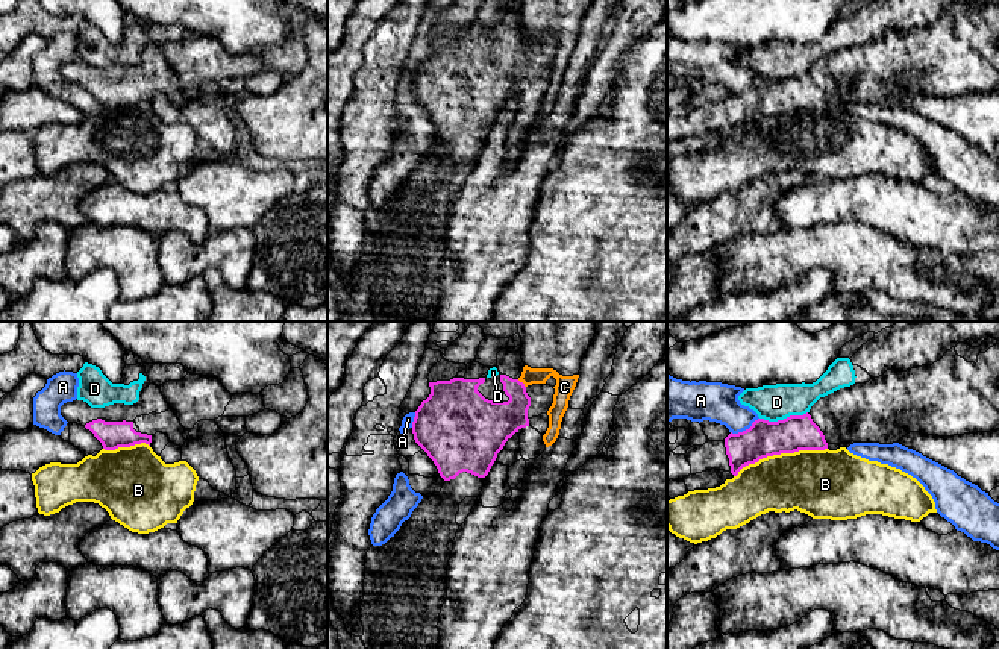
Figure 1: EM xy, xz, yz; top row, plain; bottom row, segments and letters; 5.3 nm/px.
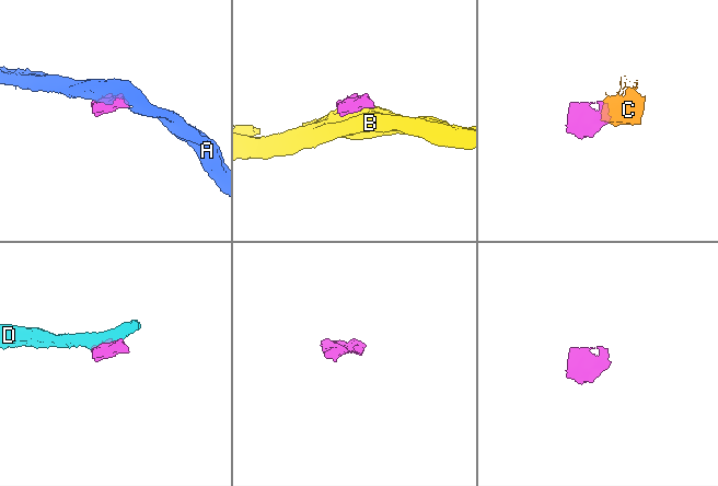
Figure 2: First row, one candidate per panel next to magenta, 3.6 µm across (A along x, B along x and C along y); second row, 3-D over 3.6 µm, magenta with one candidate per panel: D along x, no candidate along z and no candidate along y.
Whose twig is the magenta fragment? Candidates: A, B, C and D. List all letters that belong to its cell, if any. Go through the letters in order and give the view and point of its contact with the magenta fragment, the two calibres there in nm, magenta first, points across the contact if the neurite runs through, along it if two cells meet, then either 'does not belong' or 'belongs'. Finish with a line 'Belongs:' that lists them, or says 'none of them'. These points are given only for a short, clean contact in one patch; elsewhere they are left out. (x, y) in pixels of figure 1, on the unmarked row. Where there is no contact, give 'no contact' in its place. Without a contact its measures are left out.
A: yz (746, 90) | 190/220 nm | along yz (758, 78), (748, 88), (731, 93) | does not belong
B: yz (779, 114) | 190/340 nm | does not belong
C: xz (522, 43) | 220/100 nm | along xz (517, 40), (525, 47) | does not belong
D: yz (784, 79) | 190/190 nm | does not belong
Belongs: none of them

